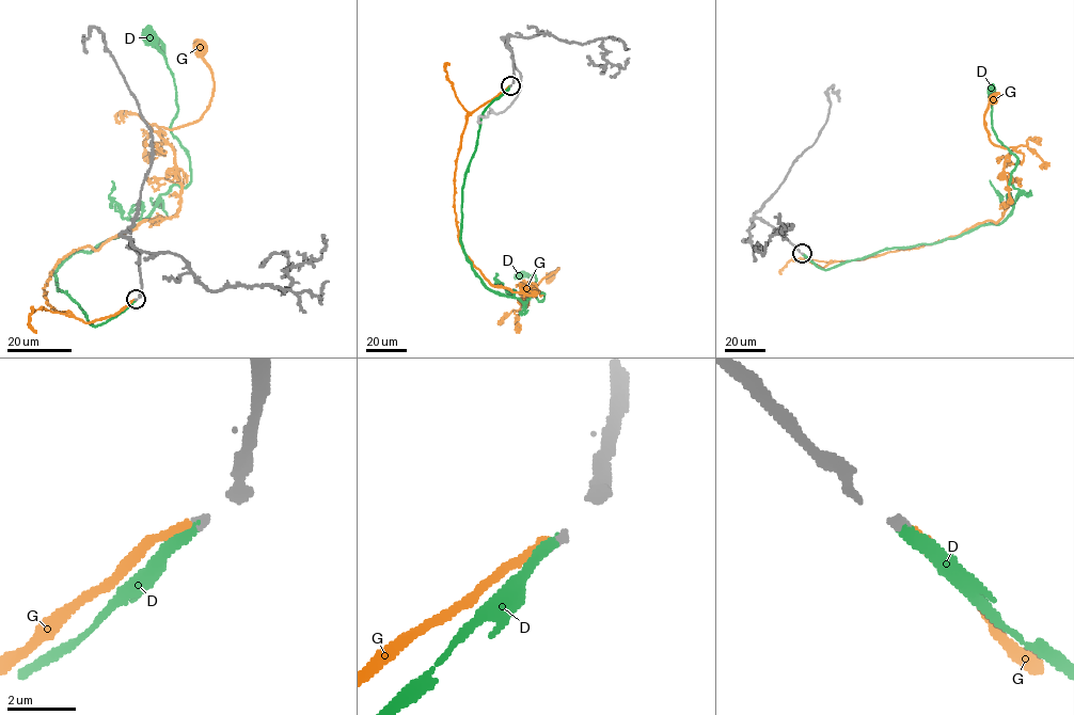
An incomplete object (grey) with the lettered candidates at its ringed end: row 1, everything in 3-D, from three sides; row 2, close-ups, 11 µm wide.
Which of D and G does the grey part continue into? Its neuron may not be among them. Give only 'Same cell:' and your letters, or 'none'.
Same cell: D

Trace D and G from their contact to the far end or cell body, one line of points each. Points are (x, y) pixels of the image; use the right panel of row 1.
D: (802, 253), (827, 269), (1000, 224), (1020, 195), (1009, 184), (1017, 158), (993, 128), (992, 93)
G: (802, 253), (823, 267), (996, 223), (1011, 203), (1004, 163), (1015, 147), (990, 140), (984, 116), (994, 98)

